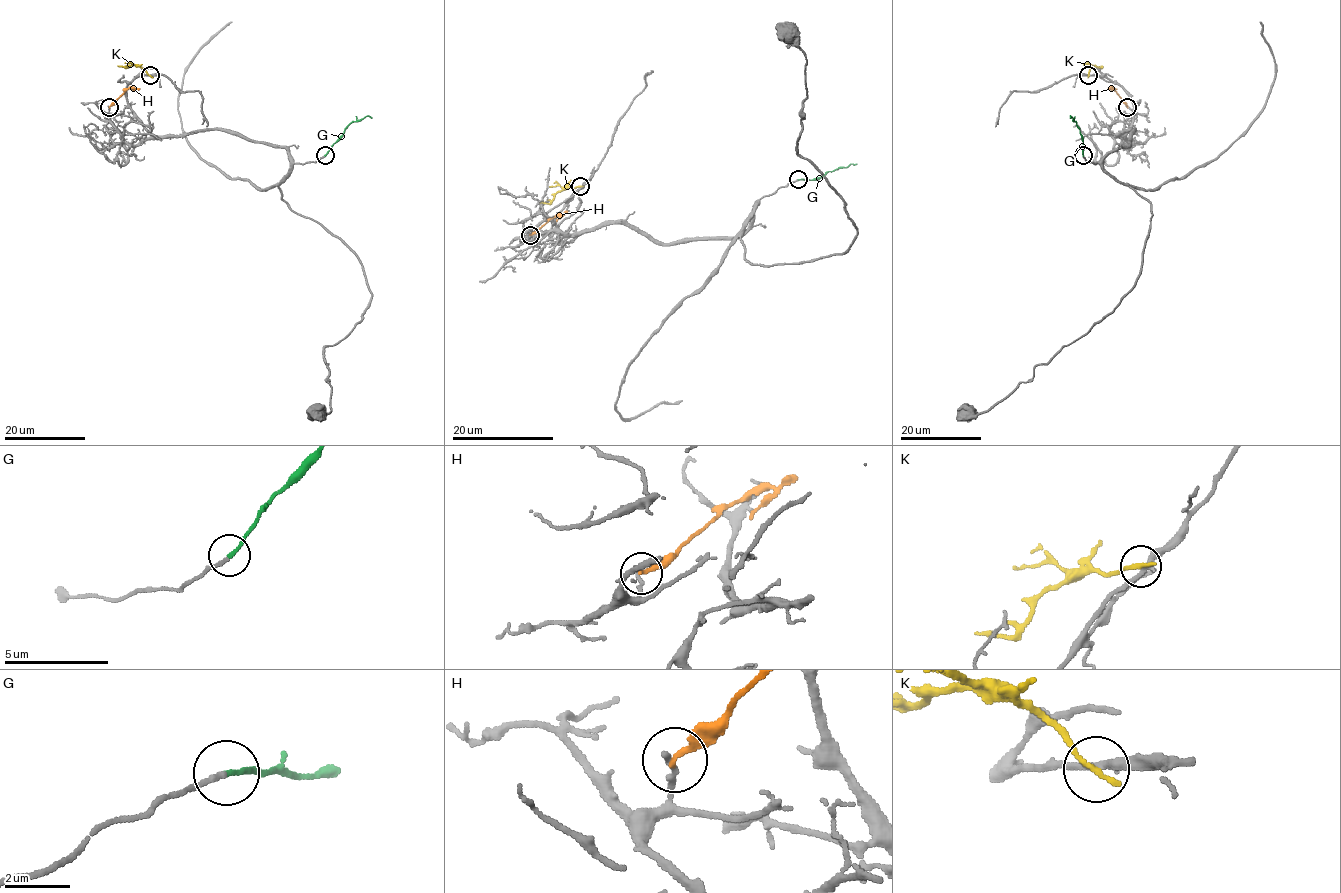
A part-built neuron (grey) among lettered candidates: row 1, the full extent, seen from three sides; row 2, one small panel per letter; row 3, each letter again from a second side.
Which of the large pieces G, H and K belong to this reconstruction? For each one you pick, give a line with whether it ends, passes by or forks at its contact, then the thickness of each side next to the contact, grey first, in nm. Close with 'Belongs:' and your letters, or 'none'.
G: it ends | 160/150 nm
Belongs: G

